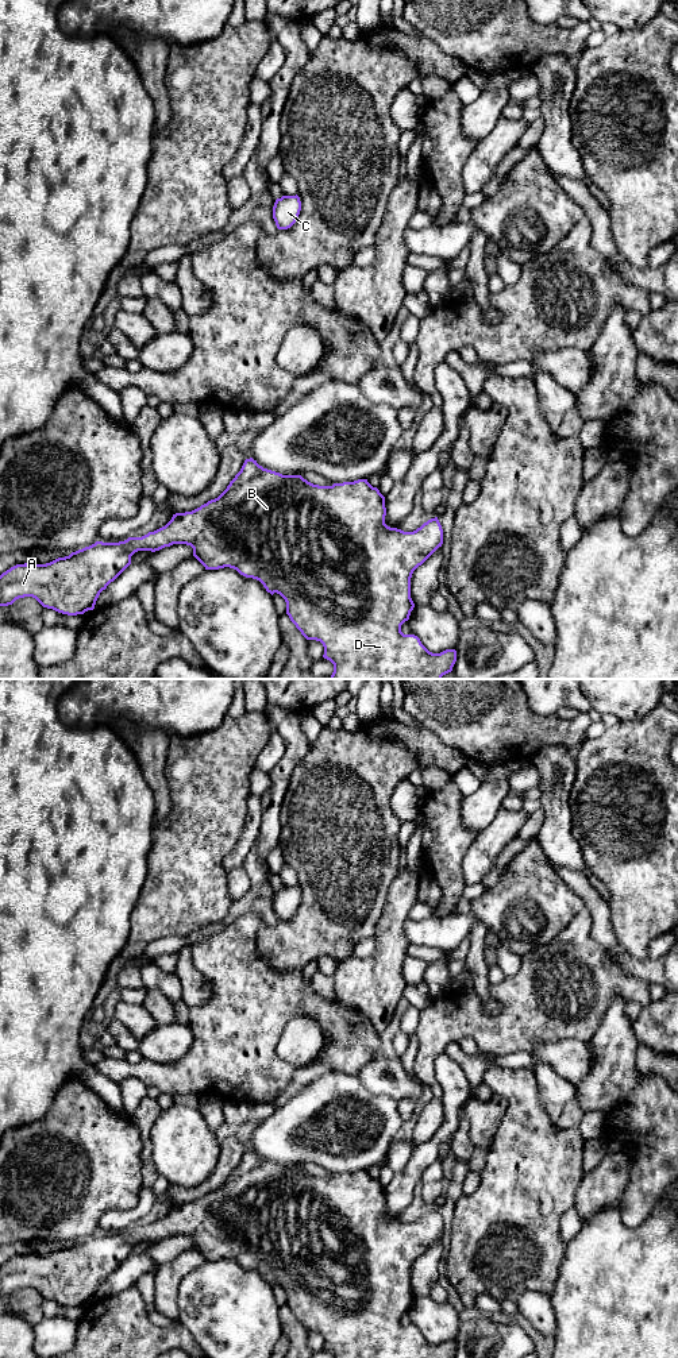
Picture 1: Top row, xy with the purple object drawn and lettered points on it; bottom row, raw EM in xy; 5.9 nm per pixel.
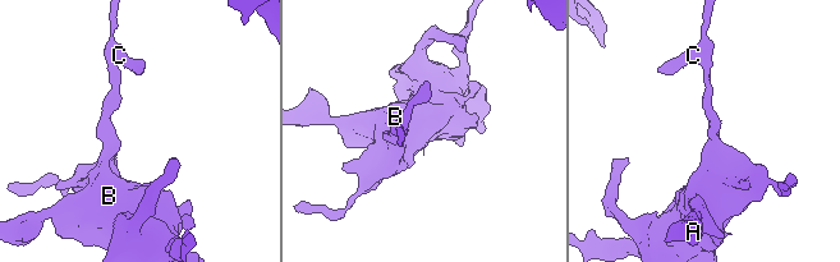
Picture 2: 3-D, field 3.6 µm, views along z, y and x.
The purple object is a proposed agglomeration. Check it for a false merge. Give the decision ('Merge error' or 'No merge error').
No merge error

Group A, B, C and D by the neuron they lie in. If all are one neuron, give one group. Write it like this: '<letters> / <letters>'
A B C D

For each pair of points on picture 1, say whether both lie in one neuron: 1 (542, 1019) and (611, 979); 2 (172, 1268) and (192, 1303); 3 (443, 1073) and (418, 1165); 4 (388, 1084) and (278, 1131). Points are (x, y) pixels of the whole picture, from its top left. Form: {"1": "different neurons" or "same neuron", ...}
{"1": "same neuron", "2": "different neurons", "3": "same neuron", "4": "different neurons"}

